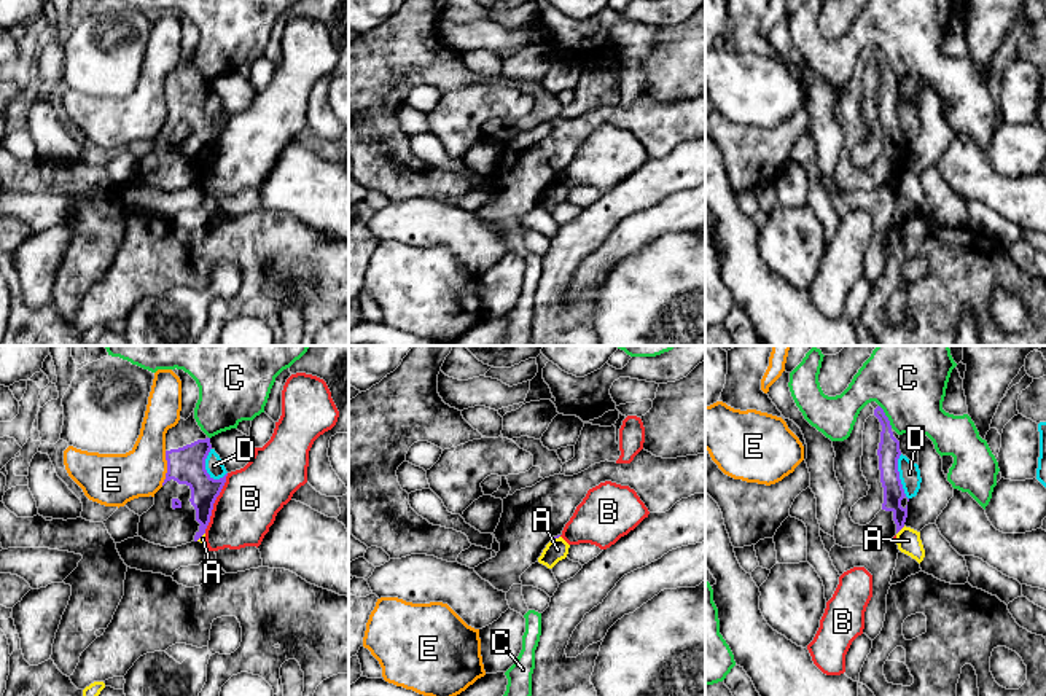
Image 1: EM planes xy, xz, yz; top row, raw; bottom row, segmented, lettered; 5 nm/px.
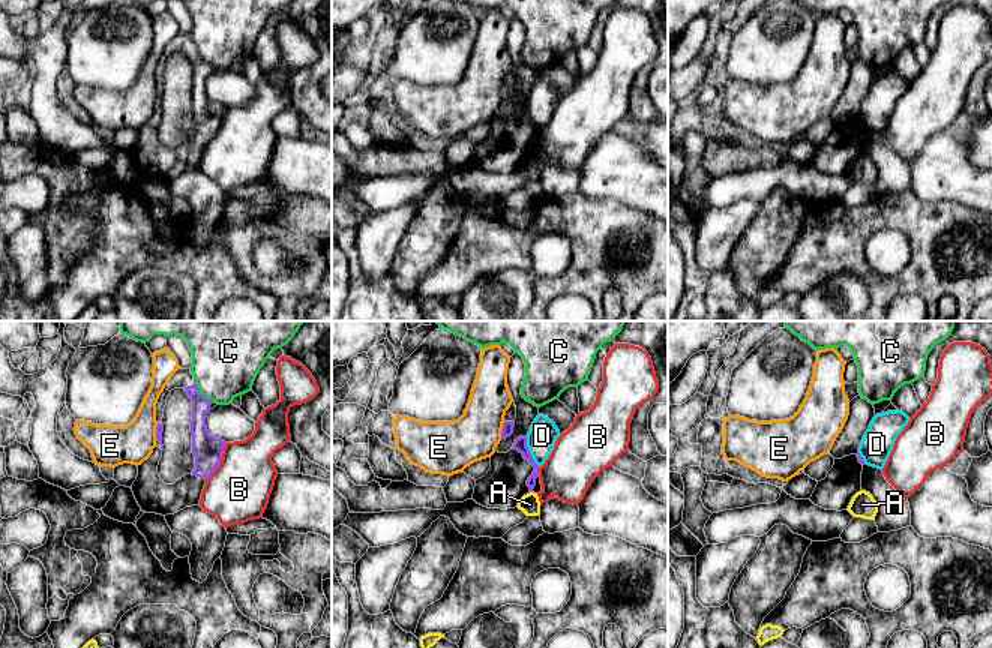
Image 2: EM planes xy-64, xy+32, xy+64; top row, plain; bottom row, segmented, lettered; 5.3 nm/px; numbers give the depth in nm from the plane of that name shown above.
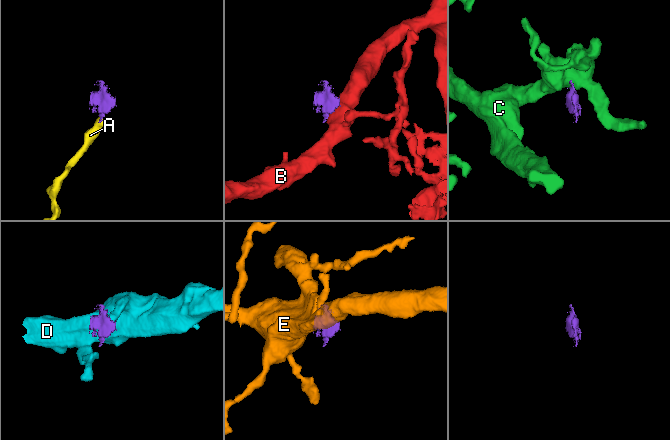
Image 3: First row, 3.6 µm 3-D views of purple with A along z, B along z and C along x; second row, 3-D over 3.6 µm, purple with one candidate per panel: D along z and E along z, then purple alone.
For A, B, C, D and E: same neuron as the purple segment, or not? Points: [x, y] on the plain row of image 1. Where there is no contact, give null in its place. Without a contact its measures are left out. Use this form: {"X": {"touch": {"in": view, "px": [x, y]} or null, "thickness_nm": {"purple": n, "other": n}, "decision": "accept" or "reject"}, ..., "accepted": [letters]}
{"A": {"touch": {"in": "yz", "px": [900, 172]}, "thickness_nm": {"purple": 110, "other": 120}, "decision": "reject"}, "B": {"touch": {"in": "xy", "px": [214, 145]}, "thickness_nm": {"purple": 190, "other": 300}, "decision": "reject"}, "C": {"touch": {"in": "yz", "px": [885, 59]}, "thickness_nm": {"purple": 120, "other": 340}, "decision": "reject"}, "D": {"touch": {"in": "xy", "px": [204, 109]}, "thickness_nm": {"purple": 190, "other": 90}, "decision": "reject"}, "E": {"touch": {"in": "xy", "px": [167, 112]}, "thickness_nm": {"purple": 190, "other": 260}, "decision": "reject"}, "accepted": []}

